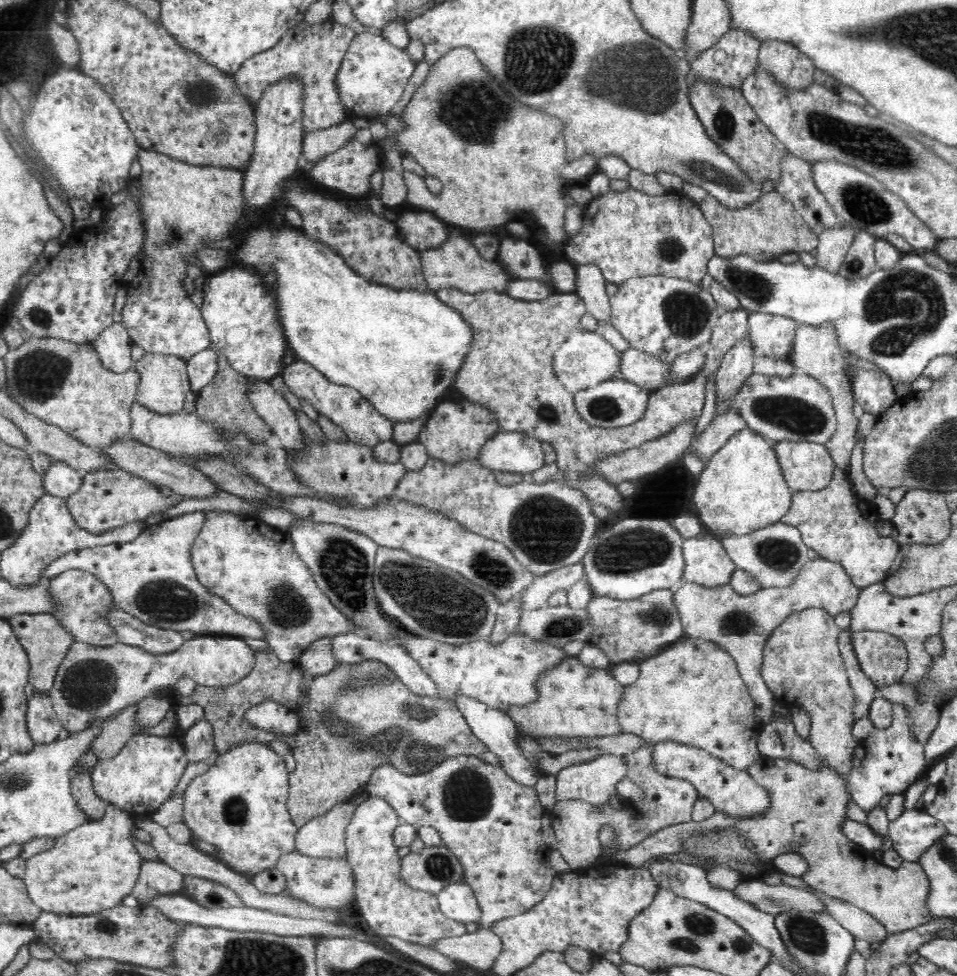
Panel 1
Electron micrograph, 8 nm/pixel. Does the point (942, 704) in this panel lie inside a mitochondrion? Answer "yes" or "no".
no

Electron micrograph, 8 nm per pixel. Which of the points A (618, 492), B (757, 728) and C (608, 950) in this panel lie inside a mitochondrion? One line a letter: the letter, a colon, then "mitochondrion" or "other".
A: other
B: other
C: other

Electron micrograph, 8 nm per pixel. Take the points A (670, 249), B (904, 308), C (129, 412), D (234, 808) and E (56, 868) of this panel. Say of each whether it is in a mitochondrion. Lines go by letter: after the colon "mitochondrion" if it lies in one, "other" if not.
A: mitochondrion
B: mitochondrion
C: other
D: mitochondrion
E: other

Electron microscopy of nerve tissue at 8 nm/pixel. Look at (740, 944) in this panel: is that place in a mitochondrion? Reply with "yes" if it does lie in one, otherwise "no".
yes

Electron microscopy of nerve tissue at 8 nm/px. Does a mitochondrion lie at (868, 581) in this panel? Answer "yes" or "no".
no

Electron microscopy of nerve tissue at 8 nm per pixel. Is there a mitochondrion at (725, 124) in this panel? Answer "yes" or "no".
yes

